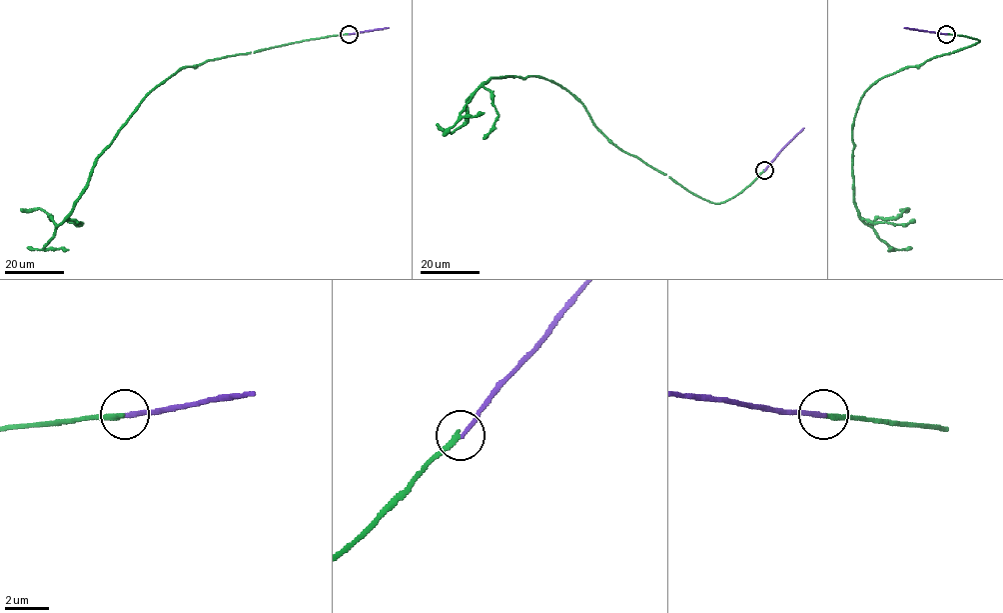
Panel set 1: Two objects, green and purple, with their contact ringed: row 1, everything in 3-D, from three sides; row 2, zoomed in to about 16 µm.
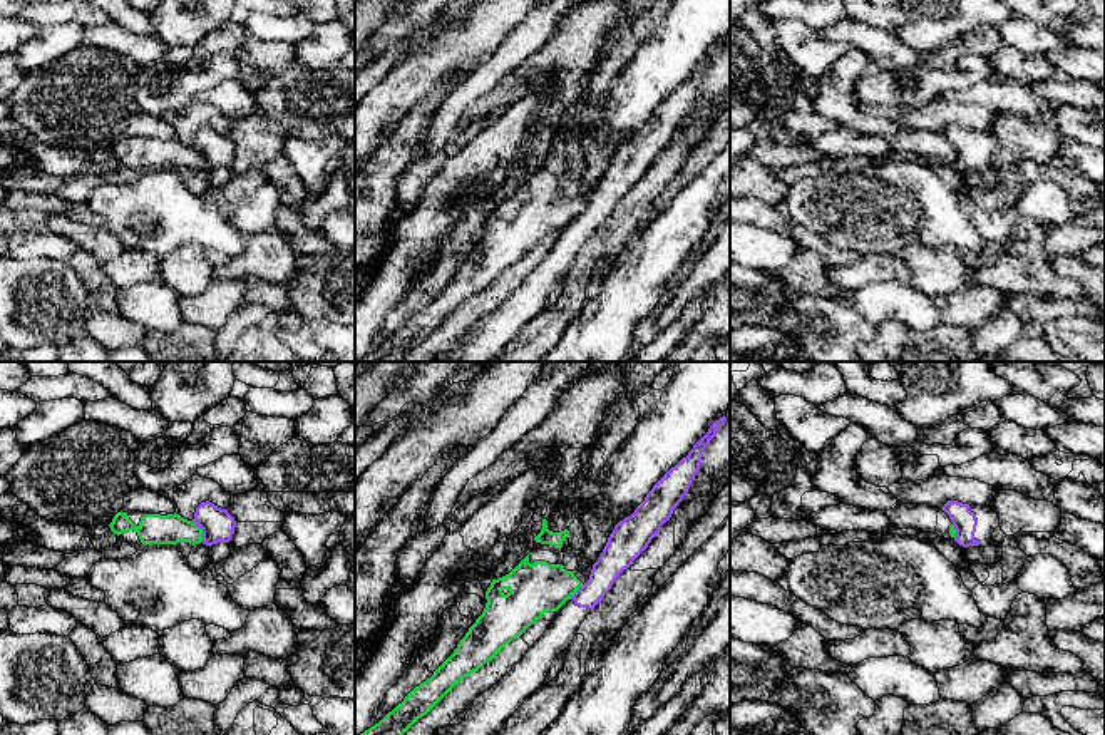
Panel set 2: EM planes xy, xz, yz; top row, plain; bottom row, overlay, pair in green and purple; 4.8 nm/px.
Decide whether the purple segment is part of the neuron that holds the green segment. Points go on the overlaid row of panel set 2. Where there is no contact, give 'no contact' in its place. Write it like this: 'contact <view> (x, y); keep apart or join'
contact xy (201, 531); keep apart

